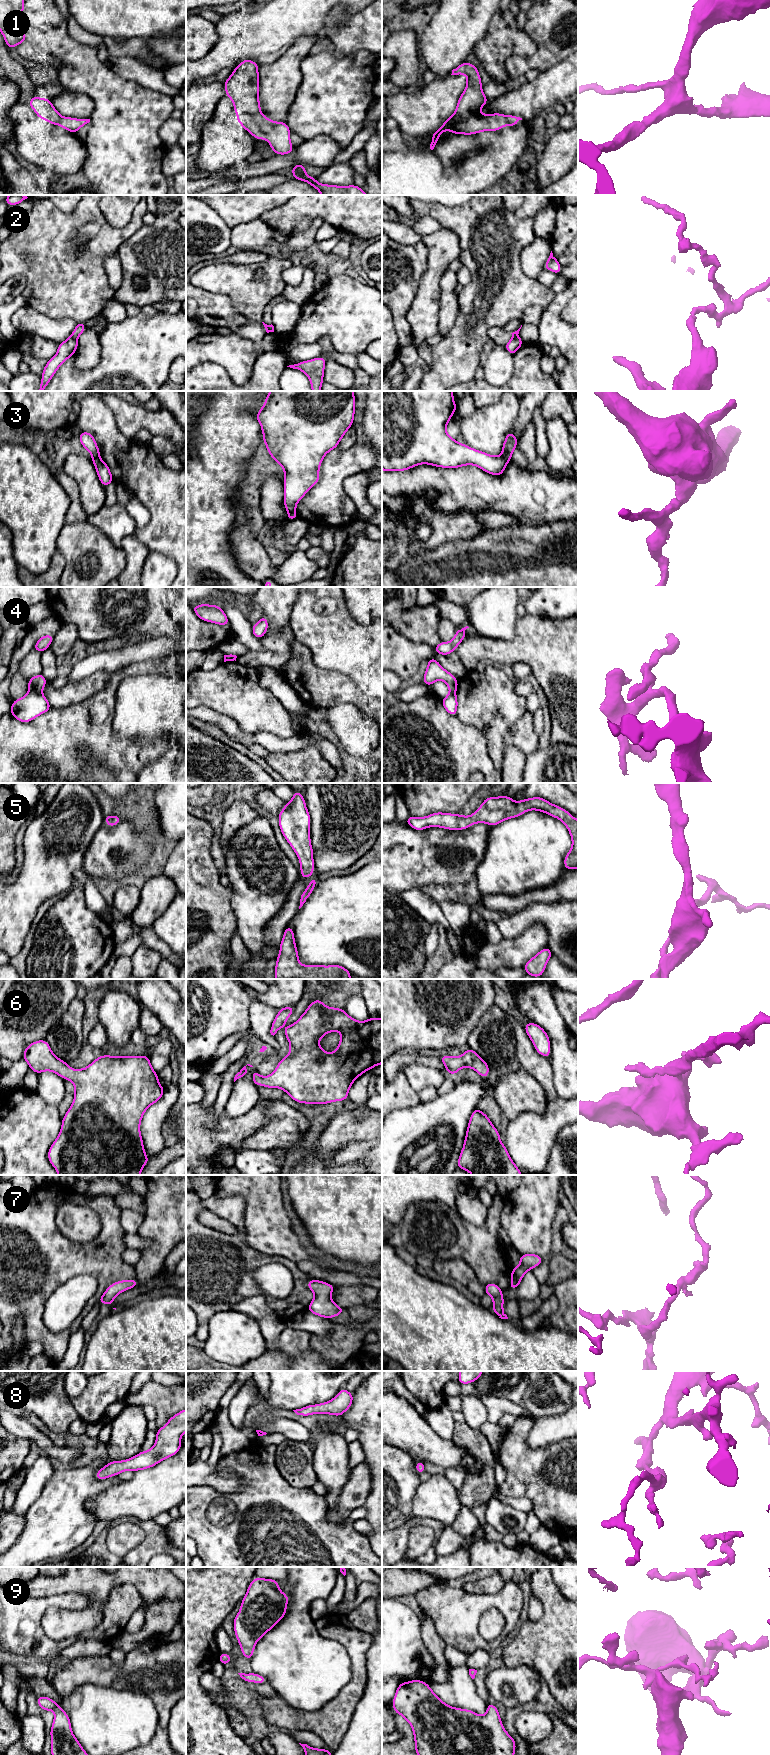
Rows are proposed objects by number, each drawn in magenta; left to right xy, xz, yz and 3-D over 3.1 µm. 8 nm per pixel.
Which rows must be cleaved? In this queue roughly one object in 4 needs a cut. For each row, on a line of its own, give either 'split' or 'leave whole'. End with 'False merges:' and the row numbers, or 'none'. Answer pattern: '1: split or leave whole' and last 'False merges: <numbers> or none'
1: leave whole
2: split
3: split
4: split
5: leave whole
6: leave whole
7: leave whole
8: leave whole
9: leave whole
False merges: 2, 3, 4

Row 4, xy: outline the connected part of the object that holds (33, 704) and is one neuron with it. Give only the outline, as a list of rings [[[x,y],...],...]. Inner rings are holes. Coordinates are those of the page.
[[[29,691],[24,697],[13,701],[10,712],[17,720],[28,723],[50,709],[52,708],[42,693]]]

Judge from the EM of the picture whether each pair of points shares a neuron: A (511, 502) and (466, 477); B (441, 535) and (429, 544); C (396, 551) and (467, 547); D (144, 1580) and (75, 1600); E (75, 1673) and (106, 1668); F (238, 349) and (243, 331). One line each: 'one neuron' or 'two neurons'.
A: one neuron
B: one neuron
C: two neurons
D: two neurons
E: one neuron
F: two neurons

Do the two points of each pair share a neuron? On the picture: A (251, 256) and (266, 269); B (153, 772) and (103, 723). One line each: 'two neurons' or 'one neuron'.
A: two neurons
B: two neurons

